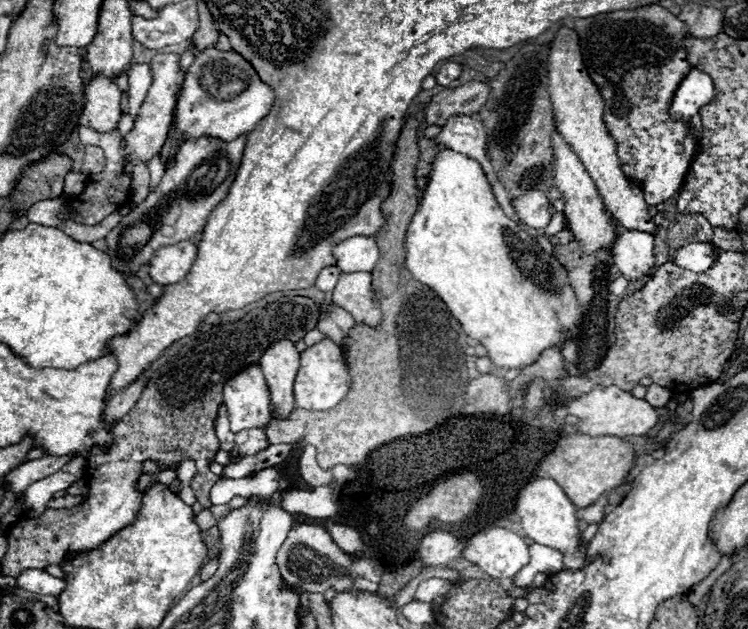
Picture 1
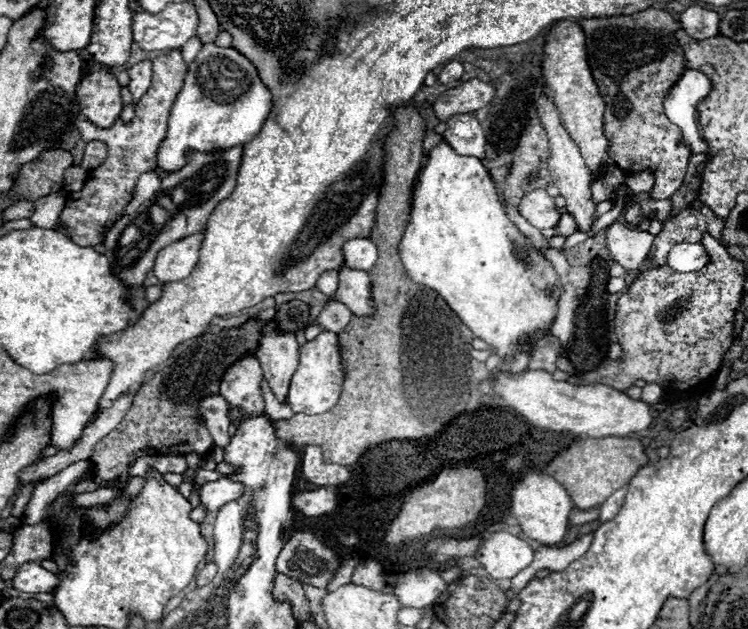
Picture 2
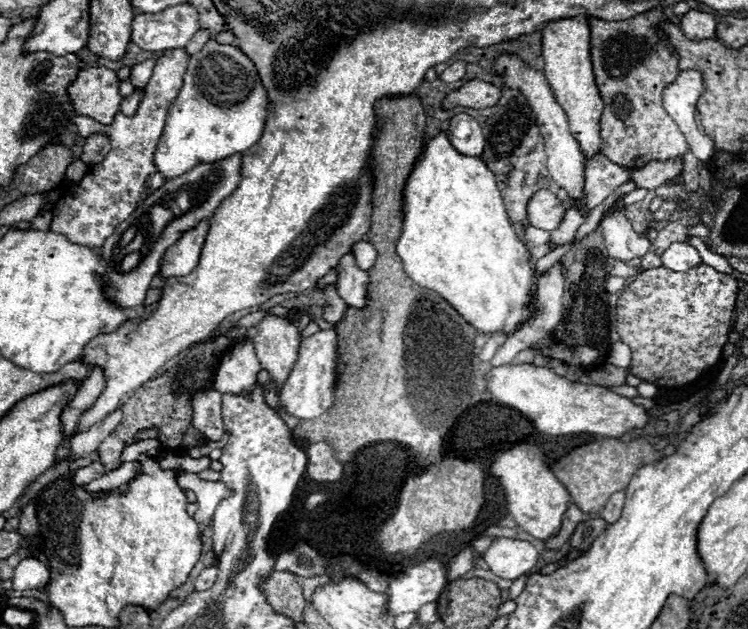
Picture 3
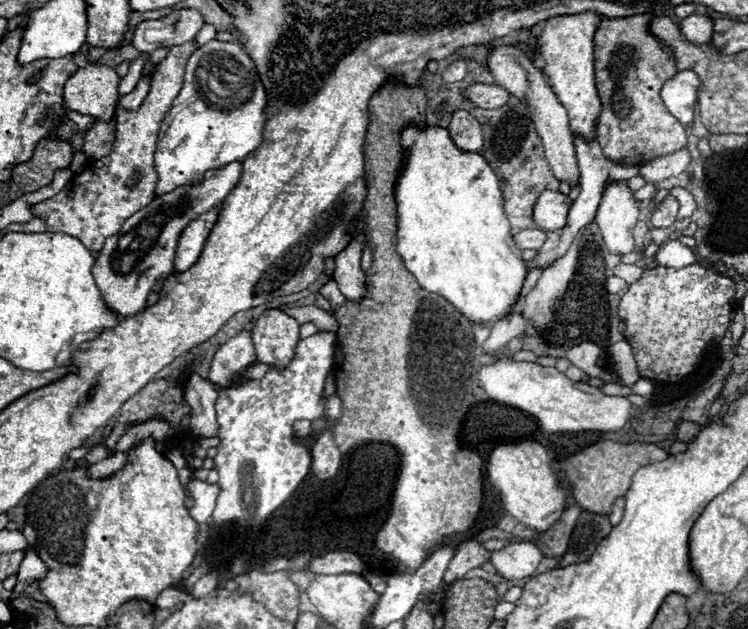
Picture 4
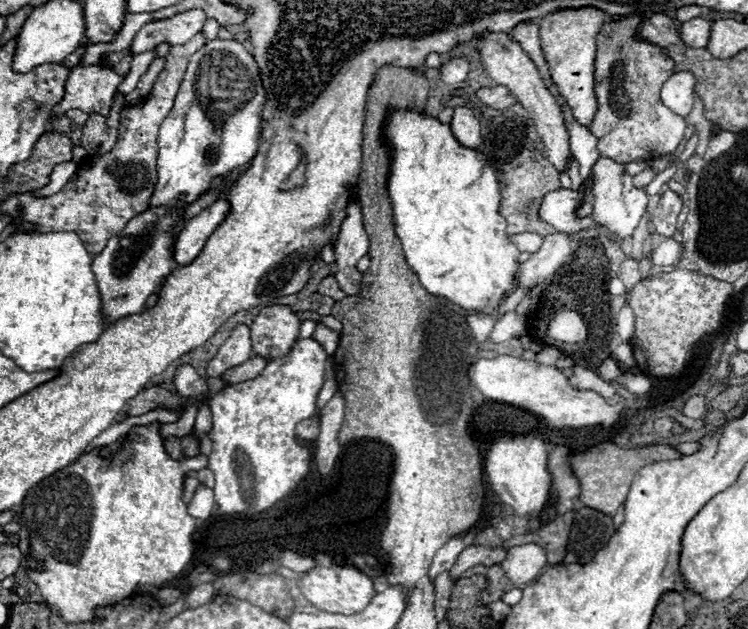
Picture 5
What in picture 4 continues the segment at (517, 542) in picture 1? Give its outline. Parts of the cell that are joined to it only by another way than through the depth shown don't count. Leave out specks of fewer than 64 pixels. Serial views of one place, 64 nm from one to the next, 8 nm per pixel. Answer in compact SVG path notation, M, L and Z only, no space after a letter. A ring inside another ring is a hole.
M520 542L492 552L490 564L498 570L498 574L516 582L516 580L532 578L542 558L544 554L536 544Z

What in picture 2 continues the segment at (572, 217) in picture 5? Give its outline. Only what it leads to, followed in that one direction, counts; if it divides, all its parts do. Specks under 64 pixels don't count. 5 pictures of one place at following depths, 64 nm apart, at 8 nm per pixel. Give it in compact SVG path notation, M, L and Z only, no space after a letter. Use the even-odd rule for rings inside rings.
M534 190L520 202L520 214L538 230L554 228L560 220L560 208L546 190Z

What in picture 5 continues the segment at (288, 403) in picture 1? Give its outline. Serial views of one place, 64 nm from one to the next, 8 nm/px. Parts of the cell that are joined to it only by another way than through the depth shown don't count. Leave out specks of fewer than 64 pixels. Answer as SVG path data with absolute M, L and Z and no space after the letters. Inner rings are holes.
M268 306L250 324L252 350L268 360L286 356L298 340L298 328L300 320L290 306Z

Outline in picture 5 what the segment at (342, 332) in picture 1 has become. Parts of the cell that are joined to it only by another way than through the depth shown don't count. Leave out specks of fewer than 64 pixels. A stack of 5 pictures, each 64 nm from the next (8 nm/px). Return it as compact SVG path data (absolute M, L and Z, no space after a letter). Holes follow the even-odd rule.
M328 274L328 276L318 284L318 292L324 294L324 296L332 296L334 300L340 300L342 296L346 296L346 294L338 288L338 282L336 282L334 274Z

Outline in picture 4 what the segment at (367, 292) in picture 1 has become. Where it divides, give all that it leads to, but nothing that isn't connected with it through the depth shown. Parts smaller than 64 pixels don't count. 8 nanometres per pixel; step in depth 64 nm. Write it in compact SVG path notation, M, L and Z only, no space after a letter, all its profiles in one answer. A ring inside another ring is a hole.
M358 234L336 256L336 268L334 268L332 278L338 282L338 288L346 296L346 300L358 300L362 298L362 294L366 294L366 288L364 288L366 276L360 270L360 256L362 256L364 246L366 246L364 234Z

